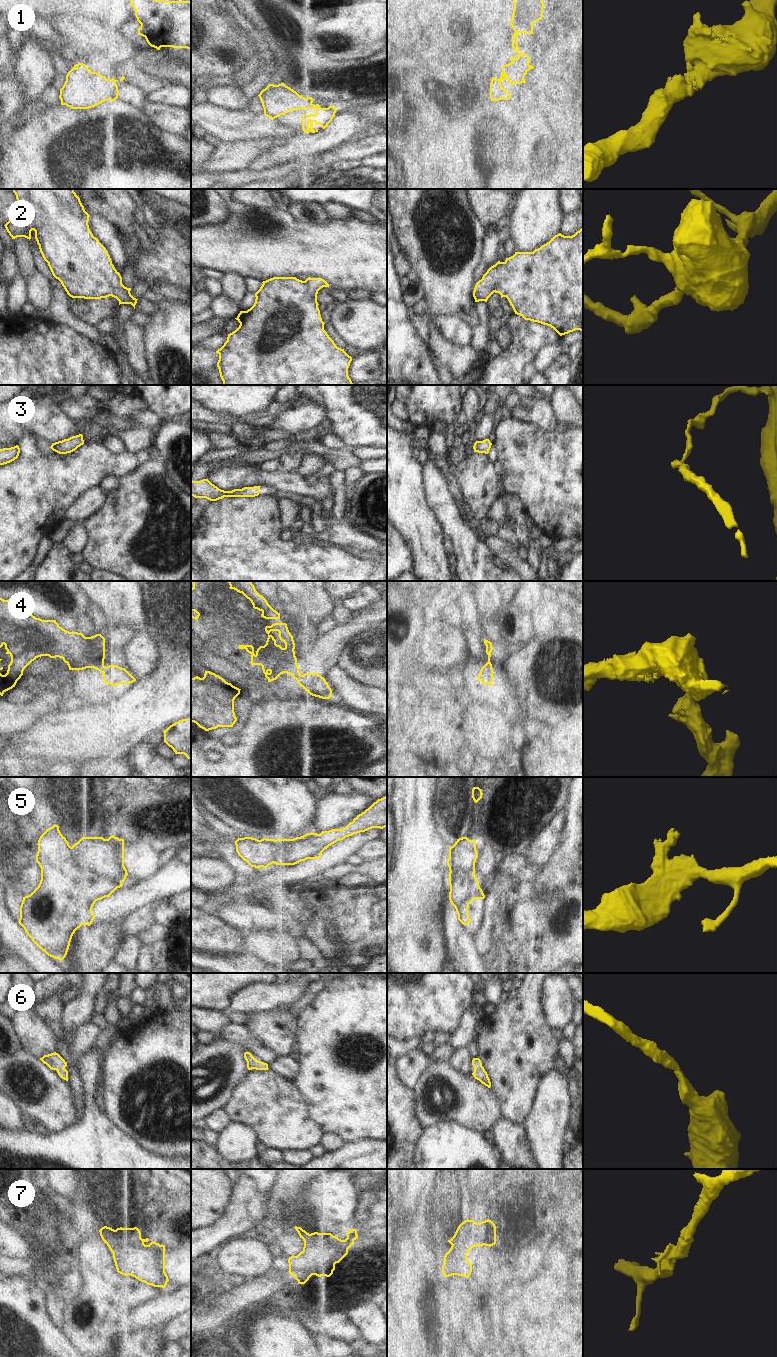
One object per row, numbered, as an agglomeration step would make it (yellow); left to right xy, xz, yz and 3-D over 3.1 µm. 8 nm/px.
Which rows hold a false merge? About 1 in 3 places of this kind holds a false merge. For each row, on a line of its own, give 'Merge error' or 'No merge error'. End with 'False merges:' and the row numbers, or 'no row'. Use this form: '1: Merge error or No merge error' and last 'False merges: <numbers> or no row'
1: No merge error
2: No merge error
3: Merge error
4: Merge error
5: Merge error
6: No merge error
7: No merge error
False merges: 3, 4, 5.

